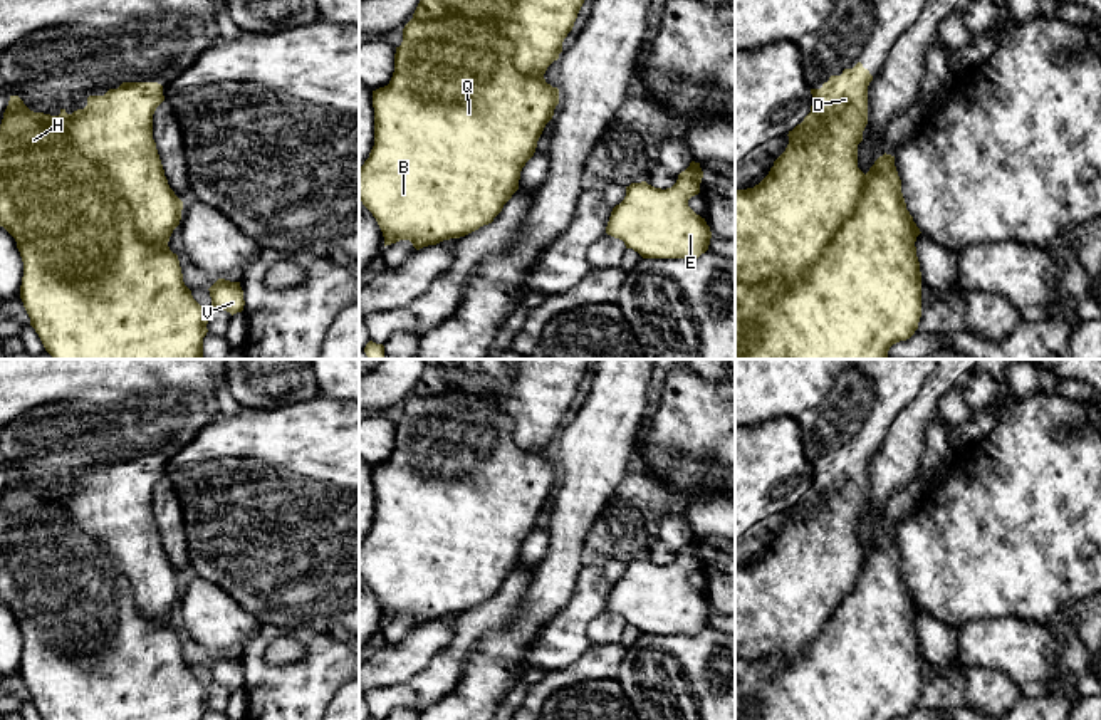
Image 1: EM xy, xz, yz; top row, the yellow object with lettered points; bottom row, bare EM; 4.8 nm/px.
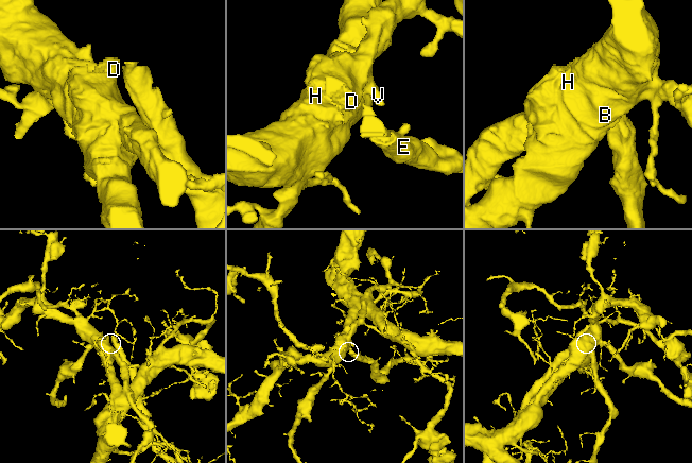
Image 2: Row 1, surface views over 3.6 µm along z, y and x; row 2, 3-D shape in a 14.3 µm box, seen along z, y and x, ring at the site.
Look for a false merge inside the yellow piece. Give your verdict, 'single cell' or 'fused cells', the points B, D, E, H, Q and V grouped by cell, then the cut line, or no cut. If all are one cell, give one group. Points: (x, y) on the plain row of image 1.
fused cells; B H Q / D E V; cut in yz along (865, 551), (855, 588), (794, 657), (735, 660)

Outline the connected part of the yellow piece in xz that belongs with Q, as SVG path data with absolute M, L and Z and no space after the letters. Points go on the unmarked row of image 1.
M441 393L433 396L411 394L403 404L403 418L396 423L394 448L388 462L373 467L374 522L369 534L359 544L359 576L376 594L384 623L399 616L410 616L416 626L436 621L443 616L460 614L493 597L504 581L519 566L520 547L534 532L537 517L552 495L559 480L559 465L545 458L544 451L522 450L514 441L514 420L495 401L465 393Z

